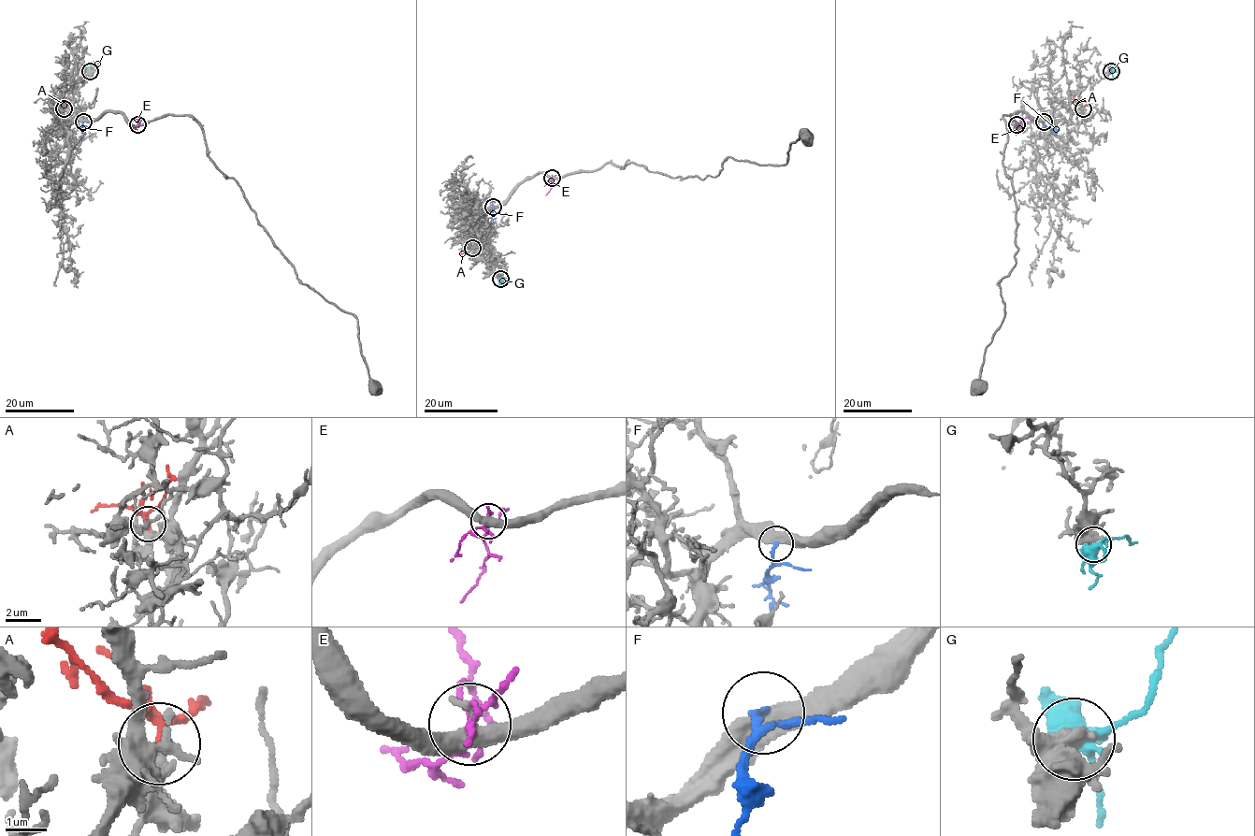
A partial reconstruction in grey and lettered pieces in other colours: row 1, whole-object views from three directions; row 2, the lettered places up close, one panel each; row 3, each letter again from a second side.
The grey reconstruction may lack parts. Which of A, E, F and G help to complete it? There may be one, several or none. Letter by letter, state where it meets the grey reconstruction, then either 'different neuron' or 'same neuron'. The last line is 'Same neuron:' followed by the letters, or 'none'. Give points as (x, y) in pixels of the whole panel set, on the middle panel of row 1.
A: meets grey at (472, 248); same neuron
E: meets grey at (552, 178); different neuron
F: meets grey at (493, 207); different neuron
G: meets grey at (500, 279); different neuron
Same neuron: A

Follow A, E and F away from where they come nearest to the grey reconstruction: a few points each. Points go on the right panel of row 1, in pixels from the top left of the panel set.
A: (1083, 108), (1074, 96)
E: (1016, 123), (1027, 117), (1032, 121)
F: (1044, 122), (1056, 132), (1054, 135)

